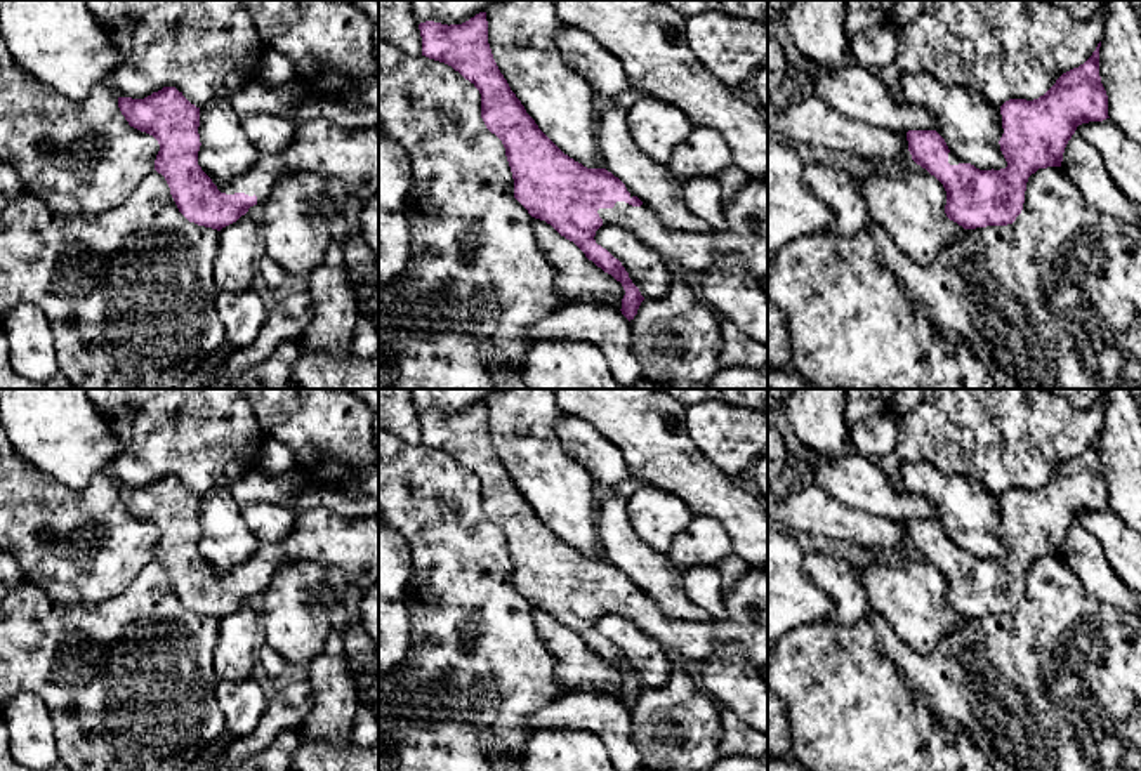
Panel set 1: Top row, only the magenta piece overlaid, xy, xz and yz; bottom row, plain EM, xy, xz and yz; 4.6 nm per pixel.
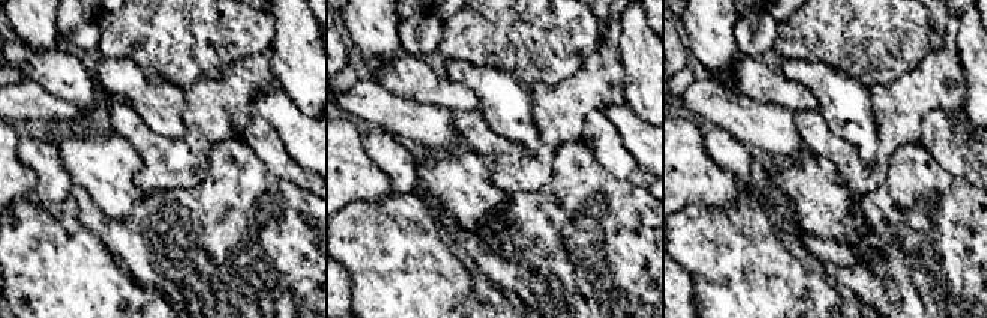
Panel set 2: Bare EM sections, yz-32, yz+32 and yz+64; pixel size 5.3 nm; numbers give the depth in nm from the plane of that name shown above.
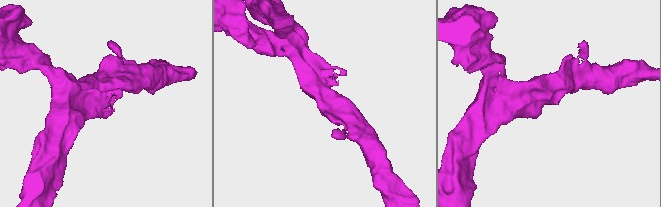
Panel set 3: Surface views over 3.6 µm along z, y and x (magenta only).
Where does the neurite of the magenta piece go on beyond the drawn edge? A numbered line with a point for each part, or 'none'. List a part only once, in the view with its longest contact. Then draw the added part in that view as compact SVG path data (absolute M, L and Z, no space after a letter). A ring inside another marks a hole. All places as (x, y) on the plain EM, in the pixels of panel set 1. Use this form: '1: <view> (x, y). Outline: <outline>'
1: xz (745, 603). Outline: M749 566L722 592L722 618L672 618L644 592L617 590L597 603L603 613L620 615L655 637L672 658L707 658L721 646L740 644L754 667L768 670L768 568Z

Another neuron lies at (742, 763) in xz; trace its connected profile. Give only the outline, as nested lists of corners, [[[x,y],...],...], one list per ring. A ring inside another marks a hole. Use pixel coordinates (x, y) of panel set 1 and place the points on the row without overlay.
[[[724,757],[717,759],[710,771],[768,771],[768,762],[757,757]]]

